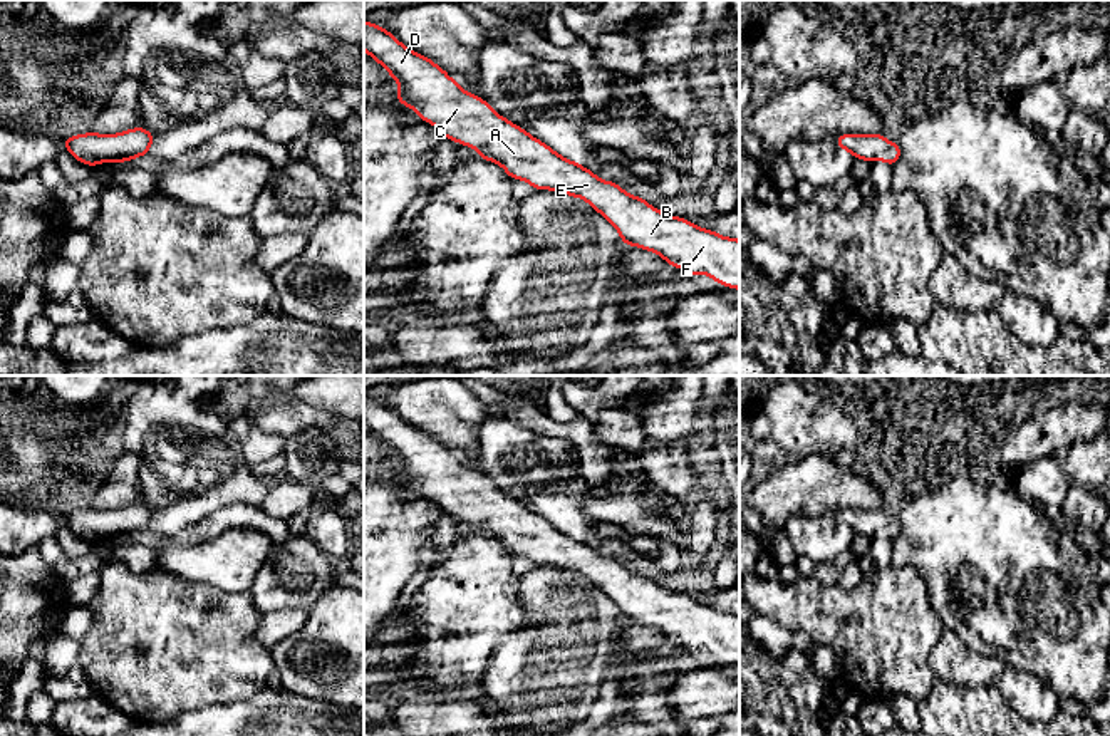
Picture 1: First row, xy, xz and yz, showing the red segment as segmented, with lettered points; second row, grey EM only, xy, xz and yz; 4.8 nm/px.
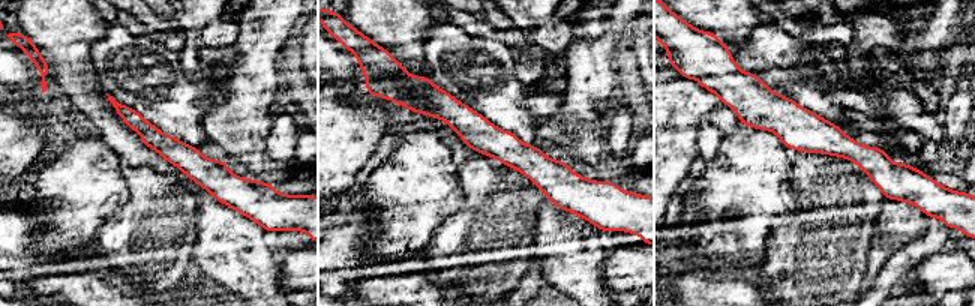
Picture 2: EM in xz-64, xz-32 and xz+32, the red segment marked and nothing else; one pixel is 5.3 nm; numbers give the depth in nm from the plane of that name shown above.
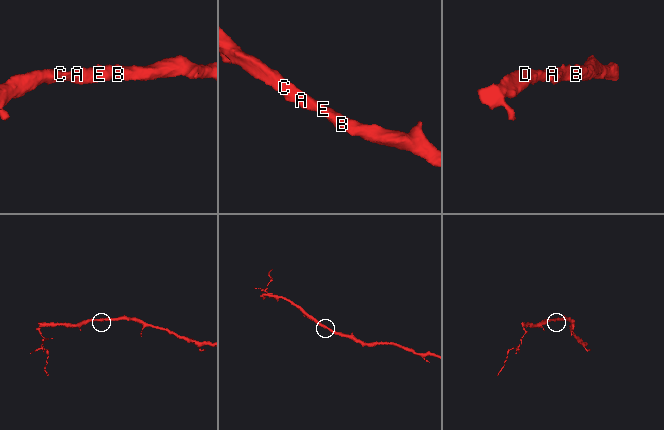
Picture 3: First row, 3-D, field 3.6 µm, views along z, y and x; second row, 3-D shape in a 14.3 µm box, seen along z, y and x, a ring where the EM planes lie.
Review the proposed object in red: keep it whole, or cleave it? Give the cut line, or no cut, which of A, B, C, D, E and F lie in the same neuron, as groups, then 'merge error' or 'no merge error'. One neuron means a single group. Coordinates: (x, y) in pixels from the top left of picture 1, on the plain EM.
cut none; groups A B C D E F; no merge error

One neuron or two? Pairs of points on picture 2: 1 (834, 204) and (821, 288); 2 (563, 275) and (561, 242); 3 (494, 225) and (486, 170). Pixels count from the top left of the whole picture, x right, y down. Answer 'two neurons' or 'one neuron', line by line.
1: one neuron
2: one neuron
3: one neuron

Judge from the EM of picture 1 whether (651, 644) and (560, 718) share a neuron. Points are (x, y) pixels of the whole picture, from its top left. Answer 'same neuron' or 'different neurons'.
different neurons

